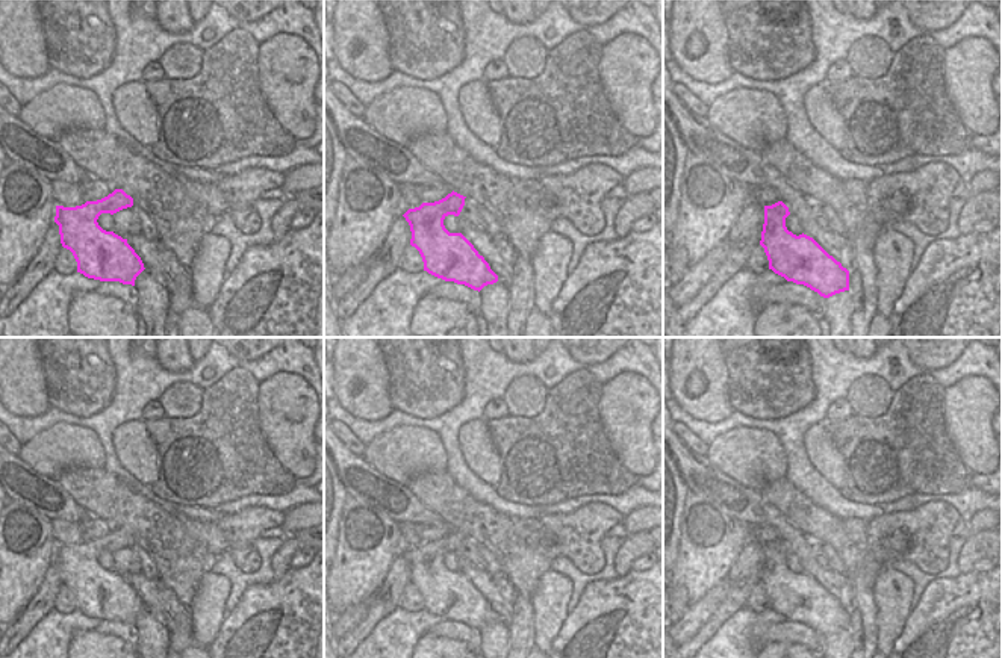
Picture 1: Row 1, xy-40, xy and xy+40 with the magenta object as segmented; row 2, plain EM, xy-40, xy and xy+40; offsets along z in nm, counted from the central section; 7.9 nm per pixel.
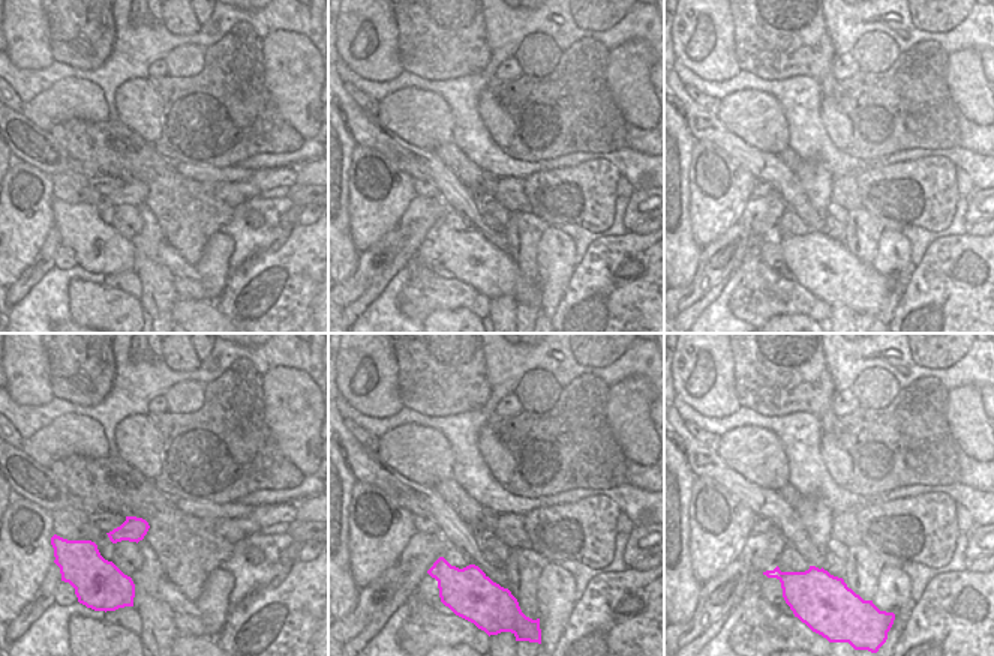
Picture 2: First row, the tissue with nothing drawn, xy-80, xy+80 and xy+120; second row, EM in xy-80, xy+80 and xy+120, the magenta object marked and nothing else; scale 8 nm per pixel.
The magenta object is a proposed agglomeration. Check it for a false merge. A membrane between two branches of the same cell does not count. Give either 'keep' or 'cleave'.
keep

